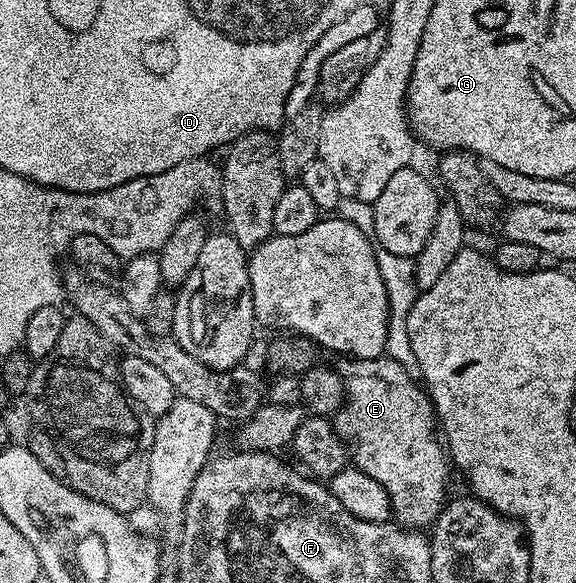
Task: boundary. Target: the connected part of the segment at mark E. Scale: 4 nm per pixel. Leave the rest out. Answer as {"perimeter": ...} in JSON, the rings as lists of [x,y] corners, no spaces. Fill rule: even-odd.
{"perimeter":[[[386,354],[373,360],[348,358],[343,363],[344,365],[339,365],[338,371],[344,380],[346,399],[334,413],[334,427],[340,439],[350,449],[351,463],[358,470],[370,474],[370,478],[374,478],[374,482],[378,482],[382,490],[386,490],[388,502],[392,506],[391,519],[400,527],[424,530],[435,525],[446,503],[444,494],[448,490],[450,466],[445,449],[438,439],[438,424],[434,419],[434,409],[427,391],[421,387],[413,373],[407,372]]]}

